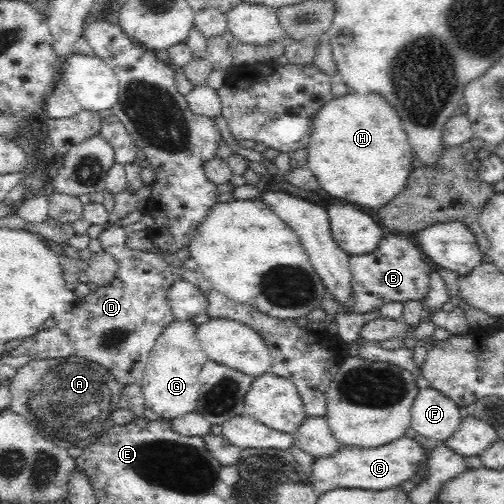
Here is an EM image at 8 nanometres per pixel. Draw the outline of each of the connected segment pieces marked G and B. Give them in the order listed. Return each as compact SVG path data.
M174 320L172 324L165 326L156 338L140 382L147 408L168 421L194 411L199 394L197 378L208 359L197 339L197 324L194 321Z
M390 233L380 241L373 253L362 256L350 256L350 291L352 296L344 302L343 311L366 314L379 310L386 302L406 302L406 300L422 300L426 298L430 273L434 266L420 252L413 235Z

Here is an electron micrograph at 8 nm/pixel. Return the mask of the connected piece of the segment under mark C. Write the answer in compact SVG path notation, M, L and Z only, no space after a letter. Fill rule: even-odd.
M406 435L378 448L341 445L333 456L314 458L310 484L318 497L336 488L382 491L398 487L404 480L412 479L418 466L427 461L424 451L418 442Z

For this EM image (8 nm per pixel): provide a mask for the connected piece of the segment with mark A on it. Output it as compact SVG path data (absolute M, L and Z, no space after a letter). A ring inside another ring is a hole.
M68 356L33 360L10 381L10 408L24 416L40 436L60 447L85 447L115 425L112 412L119 407L122 389L114 375L88 359Z

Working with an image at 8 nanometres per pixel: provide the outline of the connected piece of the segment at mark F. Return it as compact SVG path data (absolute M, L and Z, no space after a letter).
M423 388L411 408L411 427L420 436L441 443L459 427L461 406L435 388Z

